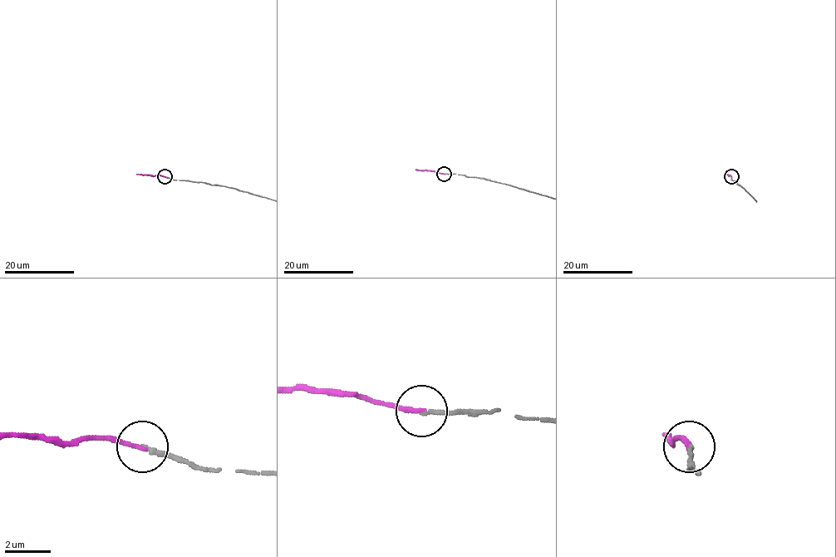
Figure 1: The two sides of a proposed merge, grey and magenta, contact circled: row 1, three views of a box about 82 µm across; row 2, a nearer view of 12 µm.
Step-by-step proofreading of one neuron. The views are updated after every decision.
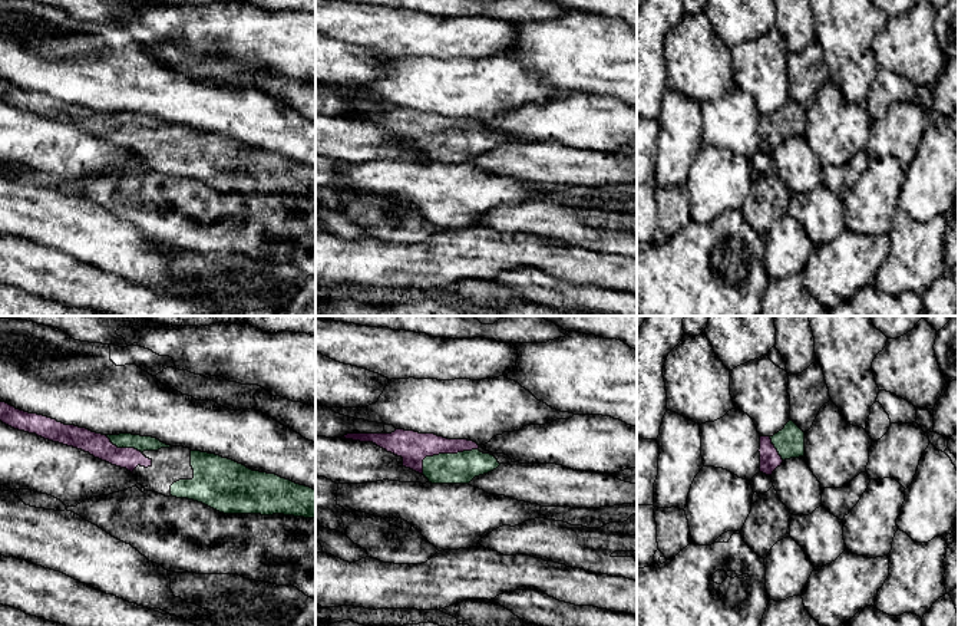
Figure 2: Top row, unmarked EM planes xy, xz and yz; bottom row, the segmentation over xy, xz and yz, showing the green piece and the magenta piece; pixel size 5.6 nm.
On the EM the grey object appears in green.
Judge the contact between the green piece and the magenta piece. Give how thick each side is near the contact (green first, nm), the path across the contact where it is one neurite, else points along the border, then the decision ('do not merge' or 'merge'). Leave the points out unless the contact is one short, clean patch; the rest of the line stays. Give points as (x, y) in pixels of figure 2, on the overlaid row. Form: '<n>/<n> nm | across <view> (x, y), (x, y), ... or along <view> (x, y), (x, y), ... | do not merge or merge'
180/170 nm | across xz (445, 468), (443, 454), (426, 454), (413, 447) | merge

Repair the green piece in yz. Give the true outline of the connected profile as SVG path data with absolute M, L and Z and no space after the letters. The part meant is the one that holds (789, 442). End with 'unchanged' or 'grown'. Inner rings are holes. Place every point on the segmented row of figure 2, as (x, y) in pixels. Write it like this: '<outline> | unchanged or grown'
M789 421L773 436L760 436L760 472L772 475L784 459L805 457L805 432Z | grown

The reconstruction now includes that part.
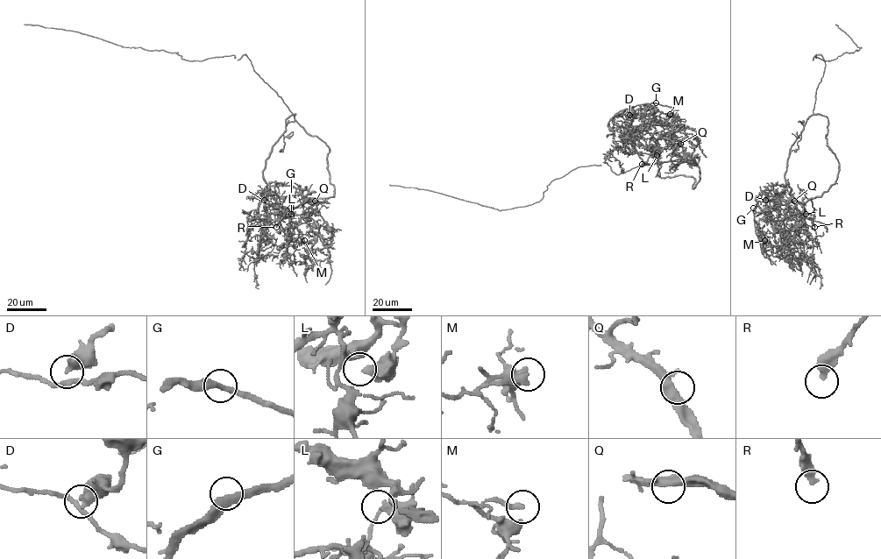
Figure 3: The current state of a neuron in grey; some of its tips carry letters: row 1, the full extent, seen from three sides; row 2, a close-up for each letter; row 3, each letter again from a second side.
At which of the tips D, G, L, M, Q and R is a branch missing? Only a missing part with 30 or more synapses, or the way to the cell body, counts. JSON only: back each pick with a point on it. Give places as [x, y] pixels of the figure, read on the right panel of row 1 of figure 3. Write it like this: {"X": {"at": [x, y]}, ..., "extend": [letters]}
{"R": {"at": [814, 227]}, "extend": ["R"]}

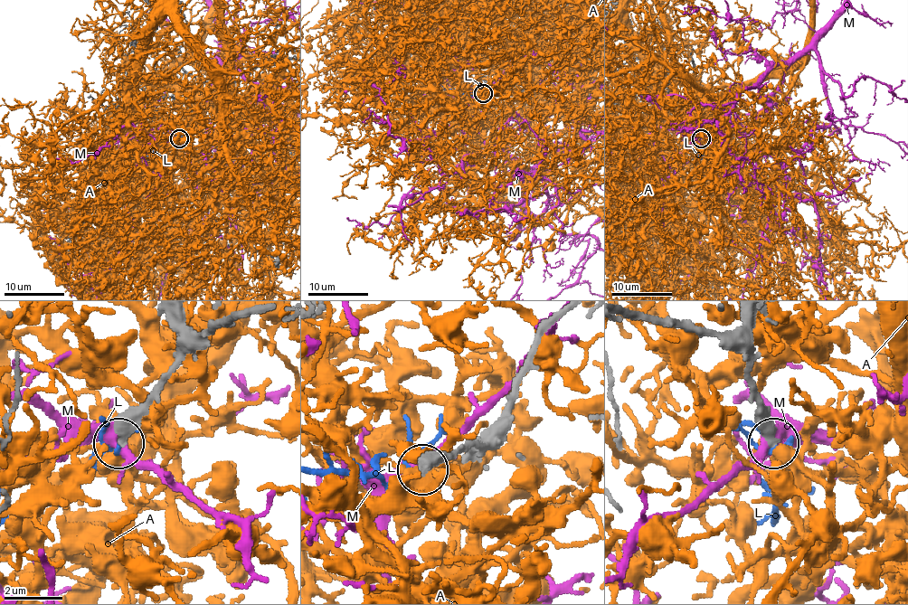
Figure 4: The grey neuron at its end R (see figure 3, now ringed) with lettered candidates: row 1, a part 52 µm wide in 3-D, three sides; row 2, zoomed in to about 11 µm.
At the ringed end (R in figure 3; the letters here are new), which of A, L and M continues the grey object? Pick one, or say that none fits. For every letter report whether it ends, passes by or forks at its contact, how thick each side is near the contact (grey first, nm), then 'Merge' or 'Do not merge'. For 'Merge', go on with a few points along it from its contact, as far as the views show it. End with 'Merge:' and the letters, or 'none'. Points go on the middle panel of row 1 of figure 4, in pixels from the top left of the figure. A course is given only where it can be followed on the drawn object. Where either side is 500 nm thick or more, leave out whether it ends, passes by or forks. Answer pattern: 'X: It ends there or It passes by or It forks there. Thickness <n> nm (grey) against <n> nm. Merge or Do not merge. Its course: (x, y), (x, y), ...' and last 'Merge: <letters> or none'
A: It forks there. Thickness 440 nm (grey) against 400 nm. Do not merge
L: It forks there. Thickness 440 nm (grey) against 110 nm. Do not merge
M: Thickness 550 nm (grey) against 380 nm. Do not merge
Merge: none

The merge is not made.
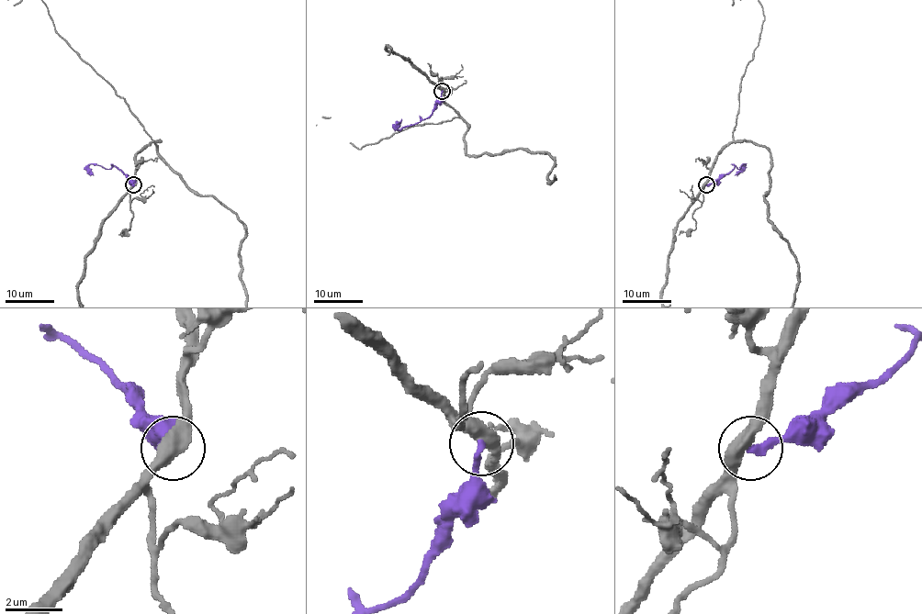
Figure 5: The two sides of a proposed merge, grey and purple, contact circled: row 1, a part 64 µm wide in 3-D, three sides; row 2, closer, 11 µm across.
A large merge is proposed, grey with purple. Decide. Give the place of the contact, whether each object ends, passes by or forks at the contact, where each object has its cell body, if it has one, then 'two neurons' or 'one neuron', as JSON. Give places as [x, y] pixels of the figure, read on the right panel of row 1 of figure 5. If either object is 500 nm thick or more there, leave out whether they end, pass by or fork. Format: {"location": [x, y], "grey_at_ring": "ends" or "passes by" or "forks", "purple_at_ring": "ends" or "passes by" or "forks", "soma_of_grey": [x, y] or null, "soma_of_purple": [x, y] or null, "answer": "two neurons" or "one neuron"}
{"location": [706, 184], "soma_of_grey": null, "soma_of_purple": null, "answer": "two neurons"}

